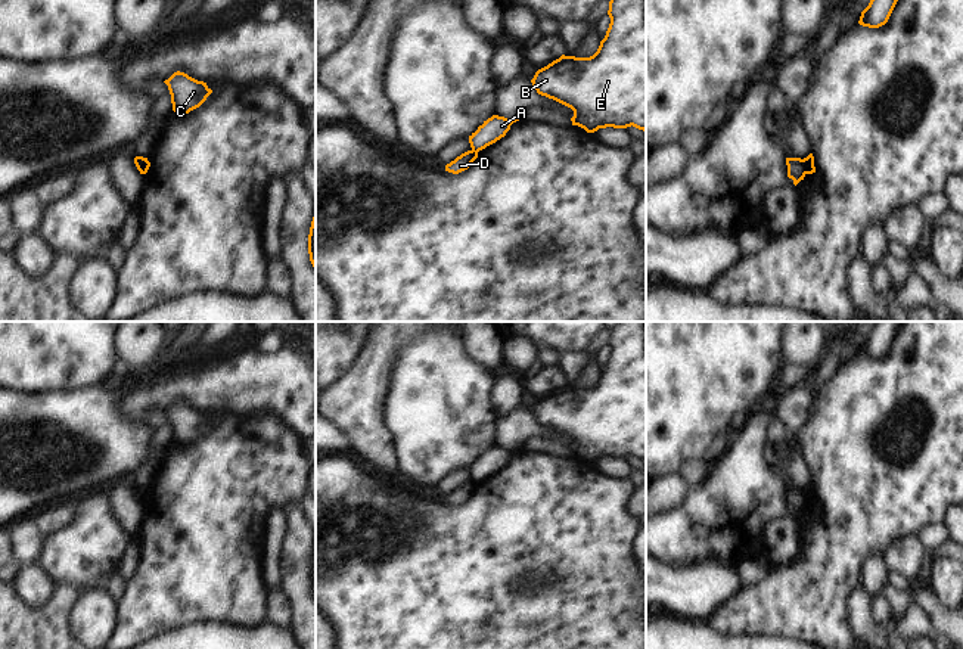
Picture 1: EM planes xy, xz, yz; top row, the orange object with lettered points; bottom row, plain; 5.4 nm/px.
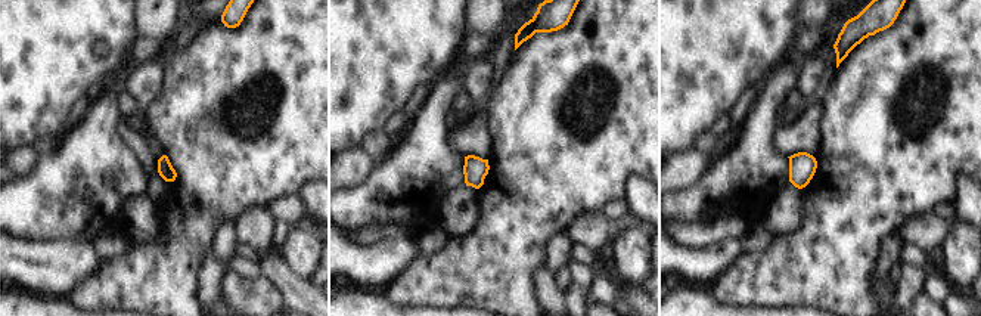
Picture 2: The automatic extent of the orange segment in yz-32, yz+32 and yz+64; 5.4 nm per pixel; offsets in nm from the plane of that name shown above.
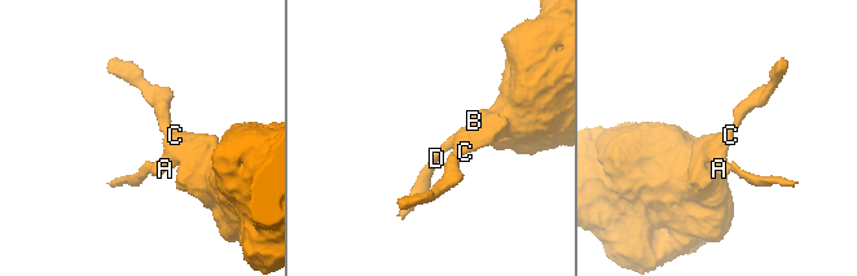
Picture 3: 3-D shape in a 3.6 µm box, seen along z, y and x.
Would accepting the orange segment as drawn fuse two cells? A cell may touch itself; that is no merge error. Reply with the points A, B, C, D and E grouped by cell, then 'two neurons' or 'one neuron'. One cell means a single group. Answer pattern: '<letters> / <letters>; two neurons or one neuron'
A B C E / D; two neurons

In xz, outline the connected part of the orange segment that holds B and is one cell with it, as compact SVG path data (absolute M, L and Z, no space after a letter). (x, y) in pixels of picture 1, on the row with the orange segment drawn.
M611 0L608 15L611 18L605 38L597 52L590 58L562 55L547 66L538 69L531 80L537 93L553 99L574 111L572 125L594 133L599 128L636 127L646 130L646 0Z

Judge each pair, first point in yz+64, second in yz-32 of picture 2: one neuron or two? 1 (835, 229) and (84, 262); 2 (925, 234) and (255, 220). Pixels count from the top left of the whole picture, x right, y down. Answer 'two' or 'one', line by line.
1: two
2: one

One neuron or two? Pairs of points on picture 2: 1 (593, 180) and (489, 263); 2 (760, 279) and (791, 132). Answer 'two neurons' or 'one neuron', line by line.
1: one neuron
2: two neurons

